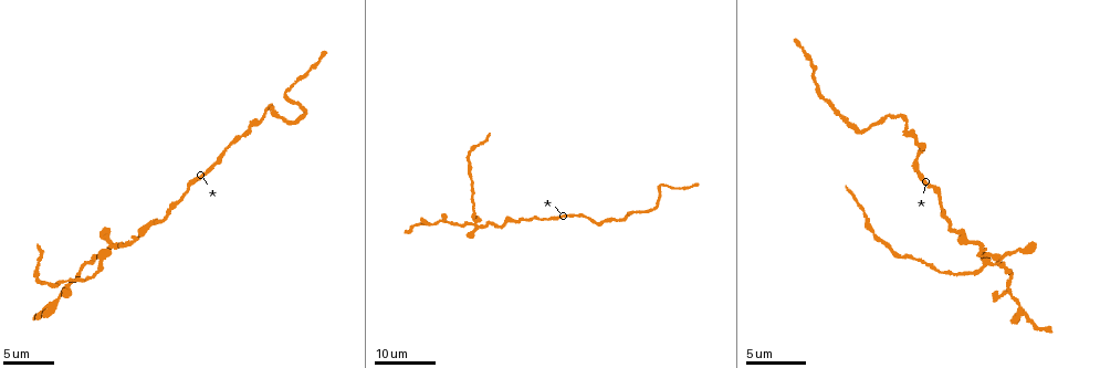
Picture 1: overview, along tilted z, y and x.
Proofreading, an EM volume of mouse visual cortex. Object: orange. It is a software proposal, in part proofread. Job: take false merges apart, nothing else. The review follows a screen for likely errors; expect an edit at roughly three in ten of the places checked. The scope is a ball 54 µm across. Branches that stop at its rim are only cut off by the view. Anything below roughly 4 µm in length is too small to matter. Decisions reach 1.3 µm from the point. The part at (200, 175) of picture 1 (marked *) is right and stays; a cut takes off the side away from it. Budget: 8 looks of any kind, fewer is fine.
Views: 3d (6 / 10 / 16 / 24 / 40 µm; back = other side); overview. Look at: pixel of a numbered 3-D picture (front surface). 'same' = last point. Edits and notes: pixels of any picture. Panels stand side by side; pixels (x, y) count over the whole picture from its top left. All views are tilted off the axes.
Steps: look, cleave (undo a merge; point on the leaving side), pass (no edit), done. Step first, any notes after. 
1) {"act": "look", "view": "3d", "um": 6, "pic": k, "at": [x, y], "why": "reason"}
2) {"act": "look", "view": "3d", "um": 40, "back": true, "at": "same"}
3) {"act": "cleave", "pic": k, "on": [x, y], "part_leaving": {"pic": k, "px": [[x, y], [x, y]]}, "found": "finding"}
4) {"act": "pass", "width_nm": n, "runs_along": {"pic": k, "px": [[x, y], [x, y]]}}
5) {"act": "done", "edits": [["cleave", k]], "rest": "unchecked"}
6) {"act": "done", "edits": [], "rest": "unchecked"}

{"act": "look", "view": "3d", "um": 16, "pic": 1, "at": [291, 125], "why": "calibre changes"}

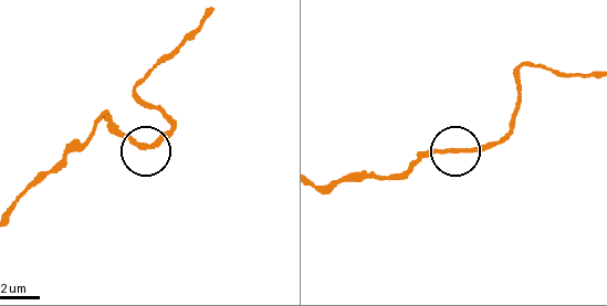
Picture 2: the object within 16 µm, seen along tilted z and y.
{"act": "look", "view": "3d", "um": 10, "pic": 2, "at": [460, 150]}

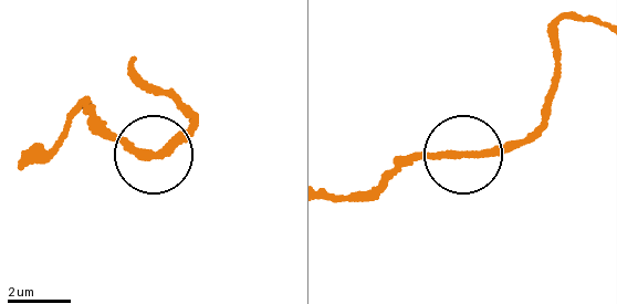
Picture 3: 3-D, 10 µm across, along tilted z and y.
{"act": "pass", "runs_along": {"pic": 3, "px": [[333, 195], [361, 197], [393, 166], [489, 156], [540, 137]]}, "found": "continuous, no second cell"}

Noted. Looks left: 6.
{"act": "look", "view": "3d", "um": 16, "pic": 1, "at": [658, 184]}

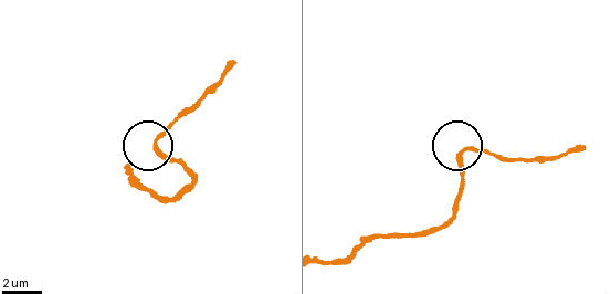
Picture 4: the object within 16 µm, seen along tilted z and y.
{"act": "look", "view": "3d", "um": 10, "pic": 4, "at": [157, 145]}

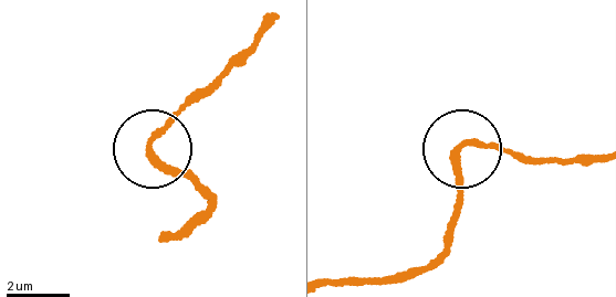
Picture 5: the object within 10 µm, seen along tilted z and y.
{"act": "pass", "runs_along": {"pic": 5, "px": [[185, 229], [208, 200], [155, 154], [153, 140], [219, 78]]}, "found": "one cell here"}

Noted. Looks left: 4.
{"act": "look", "view": "3d", "um": 24, "pic": 1, "at": [973, 241], "why": "thick turns thin"}

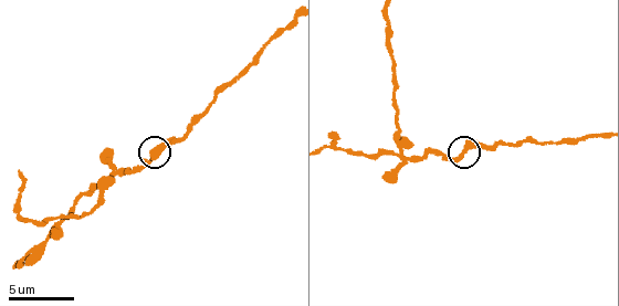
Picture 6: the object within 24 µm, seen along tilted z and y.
{"act": "look", "view": "3d", "um": 6, "pic": 6, "at": [466, 151]}

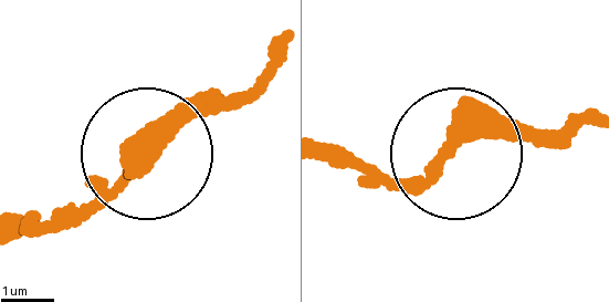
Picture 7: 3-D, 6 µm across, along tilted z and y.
{"act": "look", "view": "3d", "um": 6, "back": true, "pic": 7, "at": [444, 152]}

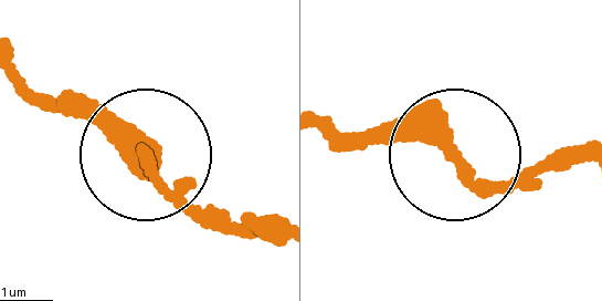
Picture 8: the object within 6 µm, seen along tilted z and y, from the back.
{"act": "pass", "runs_along": {"pic": 8, "px": [[12, 71], [106, 115], [222, 227]]}, "found": "continuous, no second cell"}

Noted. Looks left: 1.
{"act": "look", "view": "3d", "um": 10, "pic": 6, "at": [398, 155], "why": "branch point"}

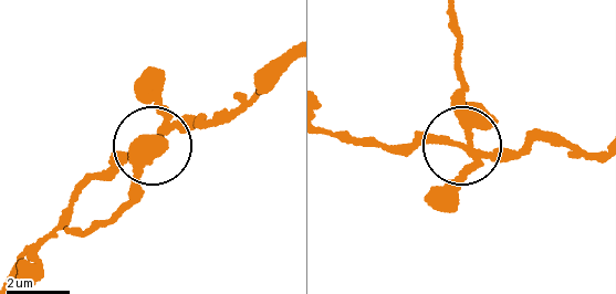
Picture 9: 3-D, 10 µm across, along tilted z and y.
{"act": "cleave", "pic": 9, "on": [142, 156], "arms": 3, "part_leaving": {"pic": 9, "px": [[469, 151], [456, 11]]}, "found": "two cells meet here"}

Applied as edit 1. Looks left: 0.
{"act": "done", "edits": [["cleave", 9]], "rest": "unchecked"}

